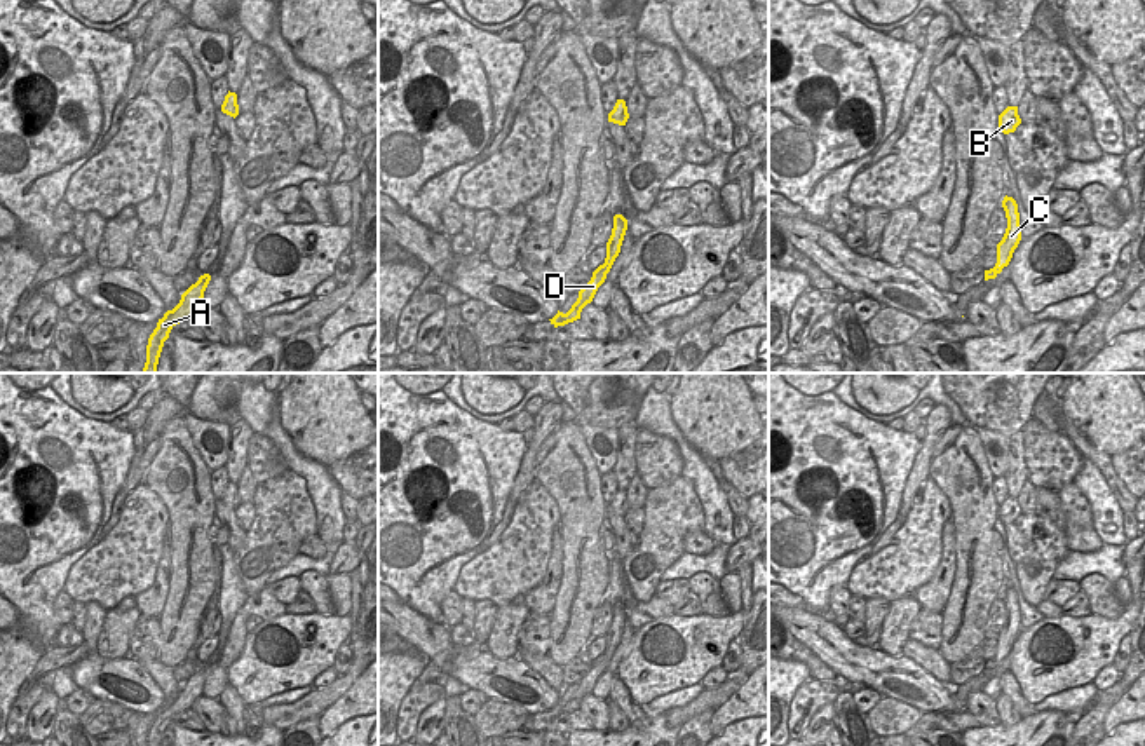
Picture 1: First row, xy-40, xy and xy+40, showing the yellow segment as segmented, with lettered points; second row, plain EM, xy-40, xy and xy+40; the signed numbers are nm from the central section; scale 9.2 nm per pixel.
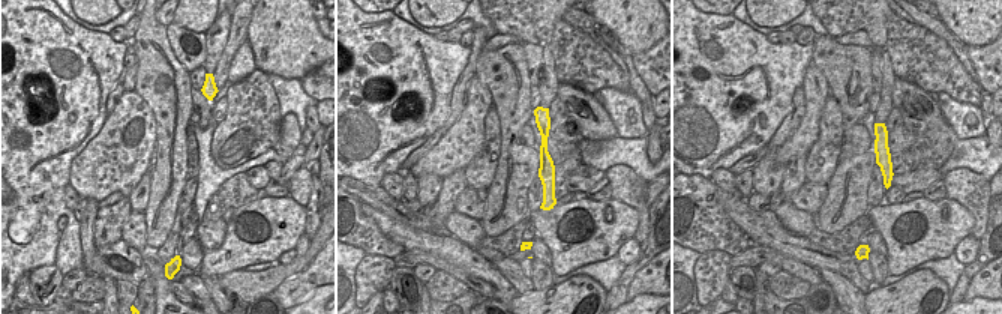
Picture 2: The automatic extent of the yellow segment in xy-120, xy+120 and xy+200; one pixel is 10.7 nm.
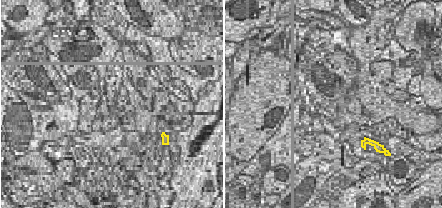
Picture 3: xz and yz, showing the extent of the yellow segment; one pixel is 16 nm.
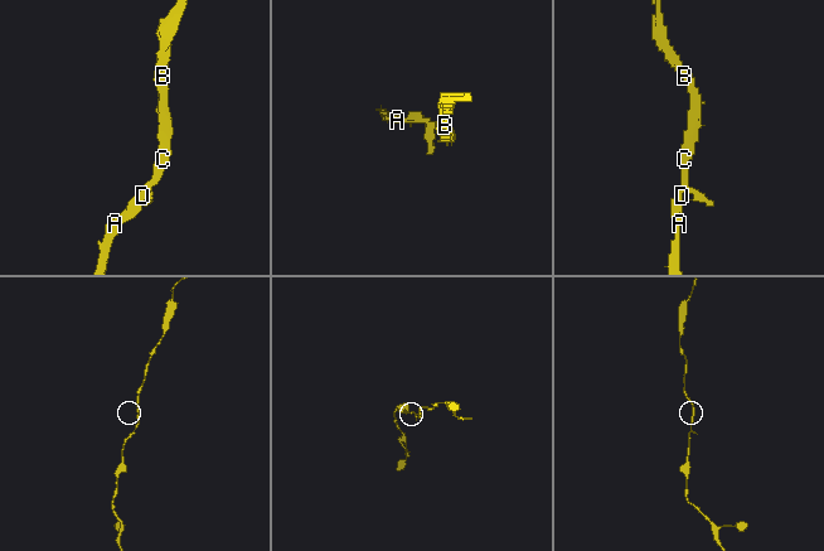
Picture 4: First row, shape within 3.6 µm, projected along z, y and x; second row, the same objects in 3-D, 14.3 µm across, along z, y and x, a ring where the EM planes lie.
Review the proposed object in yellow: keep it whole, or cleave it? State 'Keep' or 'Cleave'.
Keep.

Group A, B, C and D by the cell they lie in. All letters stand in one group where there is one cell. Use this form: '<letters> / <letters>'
A B C D

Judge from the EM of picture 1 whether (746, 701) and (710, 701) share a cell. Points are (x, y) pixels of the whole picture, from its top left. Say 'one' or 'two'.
two

